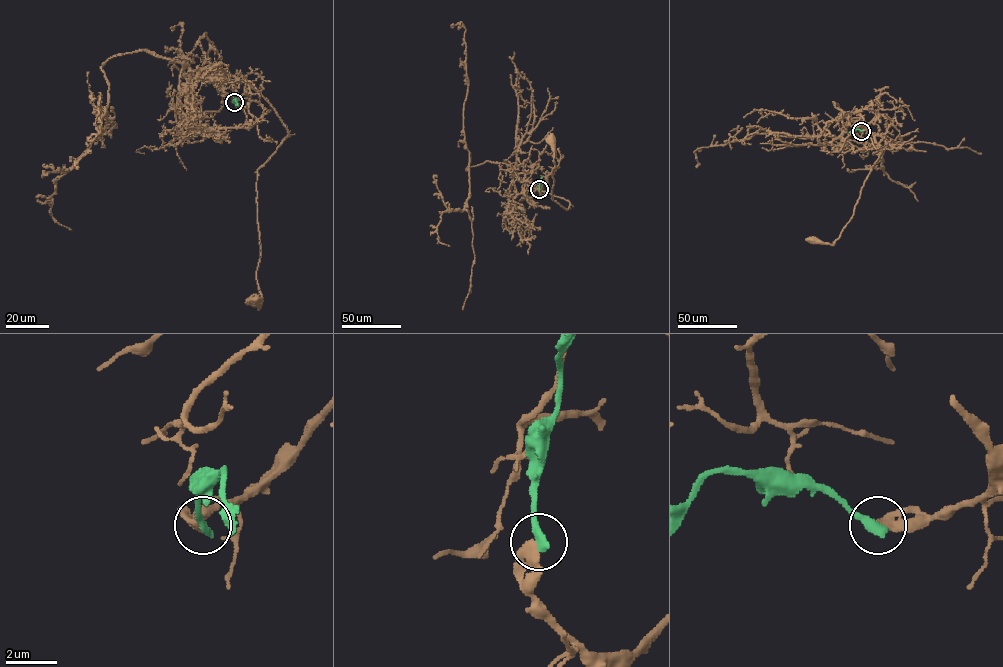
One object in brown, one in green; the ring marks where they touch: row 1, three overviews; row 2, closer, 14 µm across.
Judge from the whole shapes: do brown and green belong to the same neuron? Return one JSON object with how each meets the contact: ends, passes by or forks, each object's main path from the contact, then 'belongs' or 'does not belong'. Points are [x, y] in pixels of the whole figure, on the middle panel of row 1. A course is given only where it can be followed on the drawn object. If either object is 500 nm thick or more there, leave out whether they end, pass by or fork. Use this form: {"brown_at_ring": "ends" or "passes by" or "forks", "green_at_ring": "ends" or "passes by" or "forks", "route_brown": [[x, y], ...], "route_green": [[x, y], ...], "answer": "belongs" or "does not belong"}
{"brown_at_ring": "ends", "green_at_ring": "ends", "route_brown": [[539, 189], [542, 195], [547, 192], [567, 200], [568, 208], [566, 209], [552, 199], [554, 163], [550, 142]], "route_green": [[539, 189], [542, 177]], "answer": "does not belong"}

